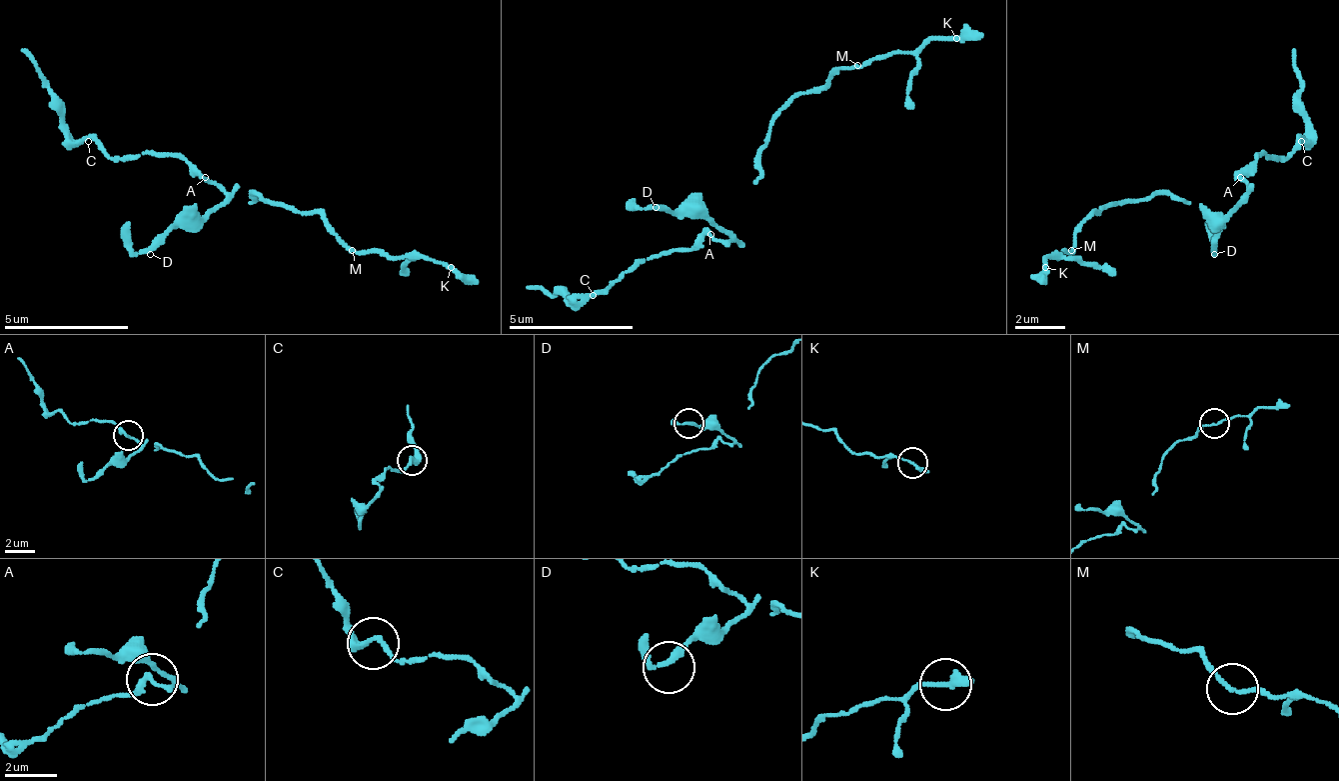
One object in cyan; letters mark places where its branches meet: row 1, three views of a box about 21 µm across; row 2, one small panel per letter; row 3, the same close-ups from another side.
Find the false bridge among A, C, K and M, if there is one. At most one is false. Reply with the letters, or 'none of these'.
A

